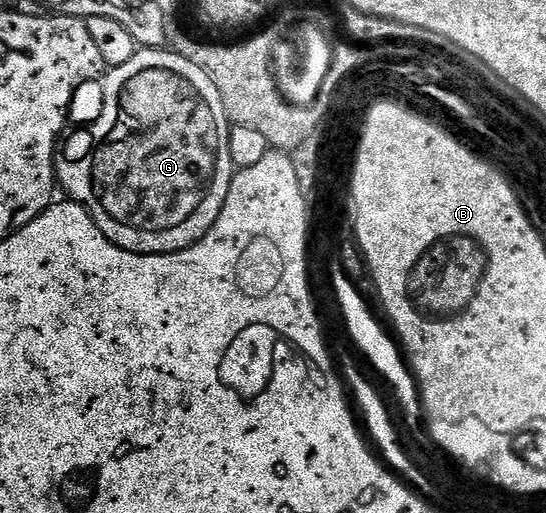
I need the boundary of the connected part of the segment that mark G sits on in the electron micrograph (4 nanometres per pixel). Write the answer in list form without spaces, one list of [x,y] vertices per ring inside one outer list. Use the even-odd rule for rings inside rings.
[[[141,48],[133,55],[131,62],[123,62],[123,66],[118,68],[109,68],[103,80],[104,84],[105,93],[101,96],[101,113],[98,114],[97,121],[90,128],[75,133],[66,144],[64,141],[56,157],[55,167],[60,191],[62,193],[65,191],[64,195],[68,199],[82,204],[95,218],[99,230],[103,230],[105,237],[123,250],[140,256],[166,256],[172,252],[187,250],[192,244],[198,244],[207,234],[207,230],[215,226],[231,190],[234,173],[217,172],[217,168],[228,169],[233,163],[229,149],[231,125],[223,110],[223,98],[219,98],[219,90],[215,90],[215,82],[211,82],[211,78],[207,78],[207,74],[199,70],[199,66],[194,66],[192,62],[187,62],[187,58],[165,48]]]

